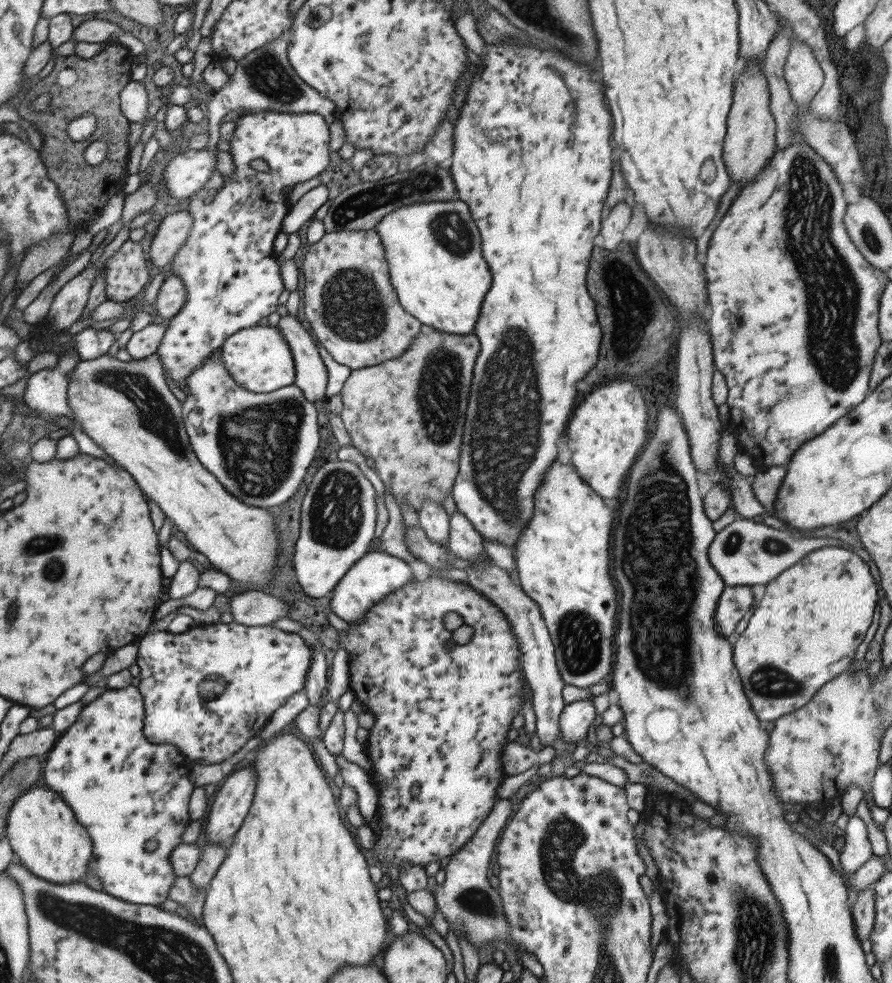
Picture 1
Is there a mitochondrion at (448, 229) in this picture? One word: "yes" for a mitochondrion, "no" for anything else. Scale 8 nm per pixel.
yes

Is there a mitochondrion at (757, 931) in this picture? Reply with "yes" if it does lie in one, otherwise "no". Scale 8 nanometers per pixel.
yes

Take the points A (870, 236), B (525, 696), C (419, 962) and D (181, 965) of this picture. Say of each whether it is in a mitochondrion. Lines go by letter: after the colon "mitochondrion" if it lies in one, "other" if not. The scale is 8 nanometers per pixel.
A: mitochondrion
B: other
C: other
D: mitochondrion

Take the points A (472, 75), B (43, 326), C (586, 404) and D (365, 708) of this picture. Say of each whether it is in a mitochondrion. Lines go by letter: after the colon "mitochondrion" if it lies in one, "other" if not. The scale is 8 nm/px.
A: other
B: other
C: other
D: other

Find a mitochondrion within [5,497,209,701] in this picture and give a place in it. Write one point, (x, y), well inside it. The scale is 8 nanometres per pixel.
(45, 545)

